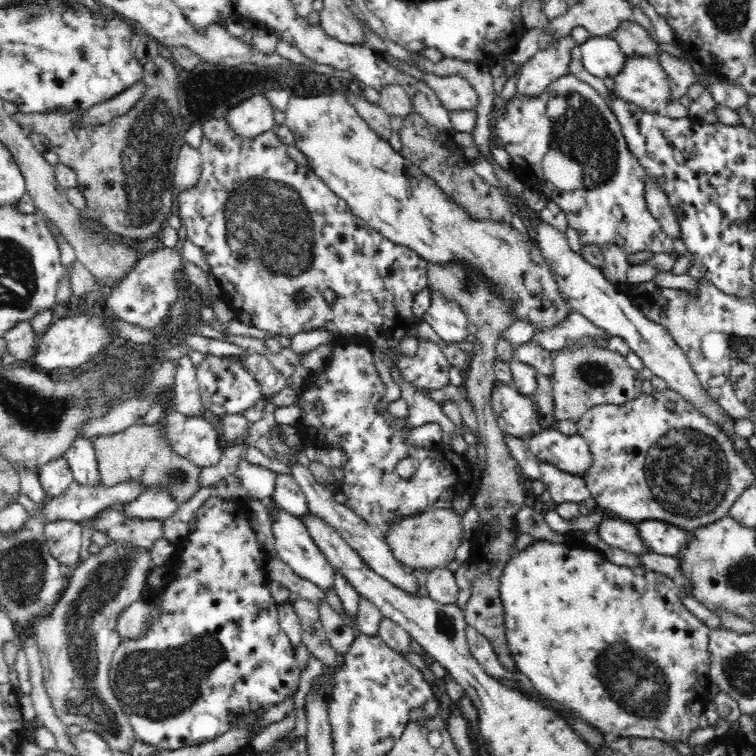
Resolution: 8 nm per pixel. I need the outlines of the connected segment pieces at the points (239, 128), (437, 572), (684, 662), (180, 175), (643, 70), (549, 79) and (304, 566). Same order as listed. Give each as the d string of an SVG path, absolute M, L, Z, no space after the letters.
M265 94L251 96L229 111L226 116L230 127L246 138L272 131L275 123L274 108Z
M444 566L436 567L426 573L425 588L428 590L428 597L446 606L456 603L460 589L454 575L455 573L450 572Z
M540 539L524 550L513 552L500 577L500 595L505 612L506 638L512 658L517 662L520 672L524 673L533 687L544 697L556 700L560 706L572 710L572 714L590 726L594 726L600 734L608 734L609 738L640 738L642 740L658 740L666 744L682 742L687 744L690 734L700 728L700 714L706 712L710 704L709 692L712 688L709 678L710 655L708 652L708 626L688 611L681 598L685 595L681 586L665 574L648 570L644 566L628 567L616 565L604 559L600 554L591 552L581 545L570 542L552 543Z
M187 143L180 146L176 167L172 173L172 181L176 190L184 190L194 186L200 178L203 158L199 149L192 148Z
M629 58L623 71L614 78L614 83L615 87L611 90L613 94L648 111L662 112L666 104L674 102L669 76L656 58Z
M568 35L560 42L550 42L547 49L534 54L534 57L520 68L515 96L540 96L555 80L568 74L573 49L576 46L572 36Z
M267 498L267 500L267 508L272 519L271 526L273 527L272 531L275 537L276 557L282 562L289 564L290 568L295 570L298 576L316 582L318 586L322 587L322 590L328 591L334 587L334 569L332 569L332 565L326 561L326 557L322 555L322 551L318 550L318 546L316 546L316 543L314 543L310 537L303 518L286 512L282 507L278 507L274 498Z

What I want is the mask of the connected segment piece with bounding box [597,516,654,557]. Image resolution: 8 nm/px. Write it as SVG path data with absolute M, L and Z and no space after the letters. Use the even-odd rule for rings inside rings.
M610 516L607 519L602 519L599 523L597 534L608 546L620 548L620 550L635 554L637 557L654 553L653 550L642 541L640 529L638 529L635 522L623 521Z

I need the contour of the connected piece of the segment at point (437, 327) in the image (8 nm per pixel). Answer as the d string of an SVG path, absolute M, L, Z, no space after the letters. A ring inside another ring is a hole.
M431 291L432 304L429 309L420 317L421 322L426 321L438 333L438 336L446 342L466 342L468 338L467 314L461 306L444 297L440 293Z

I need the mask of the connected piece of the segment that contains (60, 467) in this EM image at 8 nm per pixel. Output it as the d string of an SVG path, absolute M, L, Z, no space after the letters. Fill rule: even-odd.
M66 456L53 459L38 471L40 485L48 497L61 496L73 482L73 473Z

